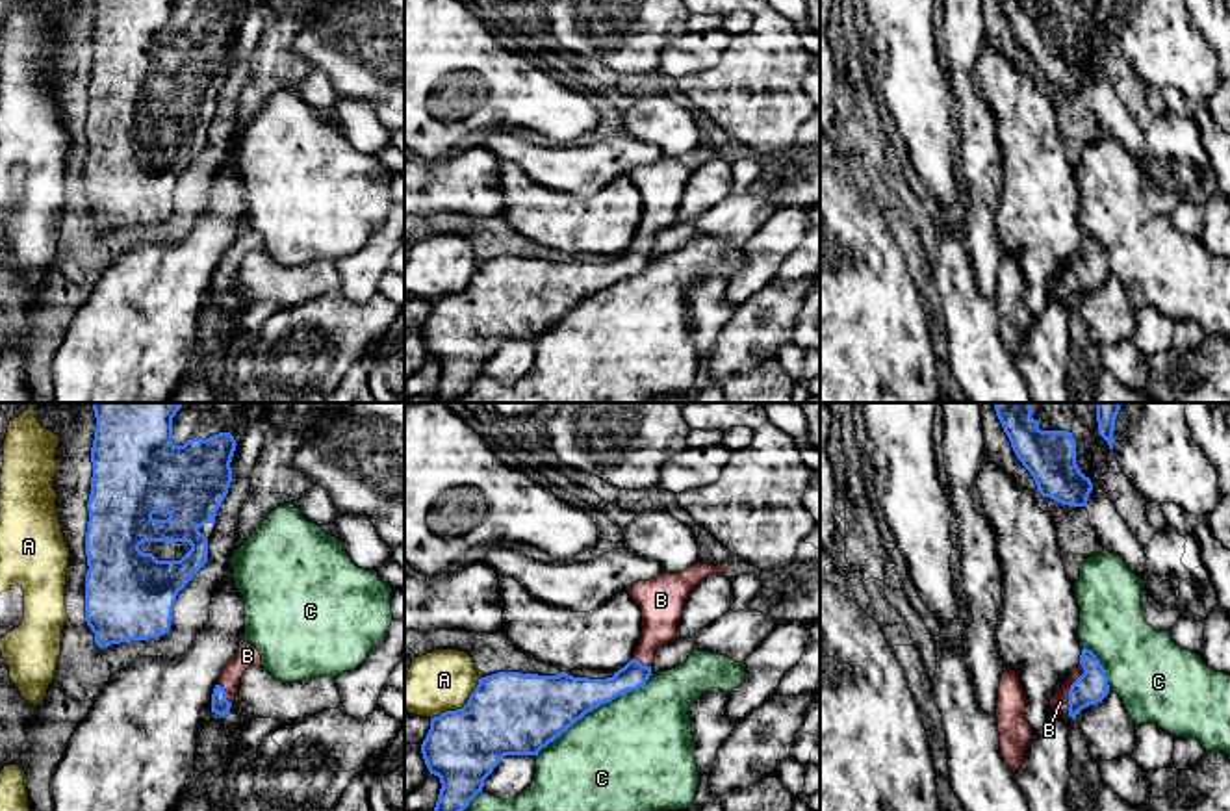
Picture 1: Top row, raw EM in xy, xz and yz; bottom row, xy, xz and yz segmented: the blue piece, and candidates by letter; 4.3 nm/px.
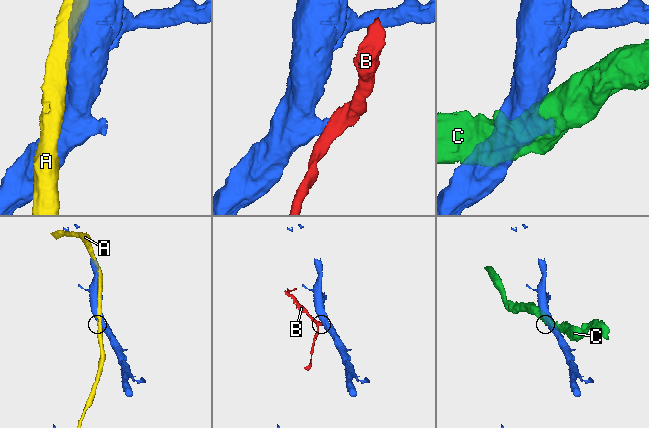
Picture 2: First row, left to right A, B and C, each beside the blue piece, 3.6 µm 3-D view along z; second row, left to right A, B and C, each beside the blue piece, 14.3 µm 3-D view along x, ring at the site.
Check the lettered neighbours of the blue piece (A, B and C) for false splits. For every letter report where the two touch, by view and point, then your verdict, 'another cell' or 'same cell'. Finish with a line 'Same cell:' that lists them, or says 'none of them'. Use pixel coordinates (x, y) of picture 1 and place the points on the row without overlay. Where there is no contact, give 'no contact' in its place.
A: meets blue in xz at (462, 292); another cell
B: meets blue in yz at (1069, 273); same cell
C: meets blue in xz at (594, 292); another cell
Same cell: B

